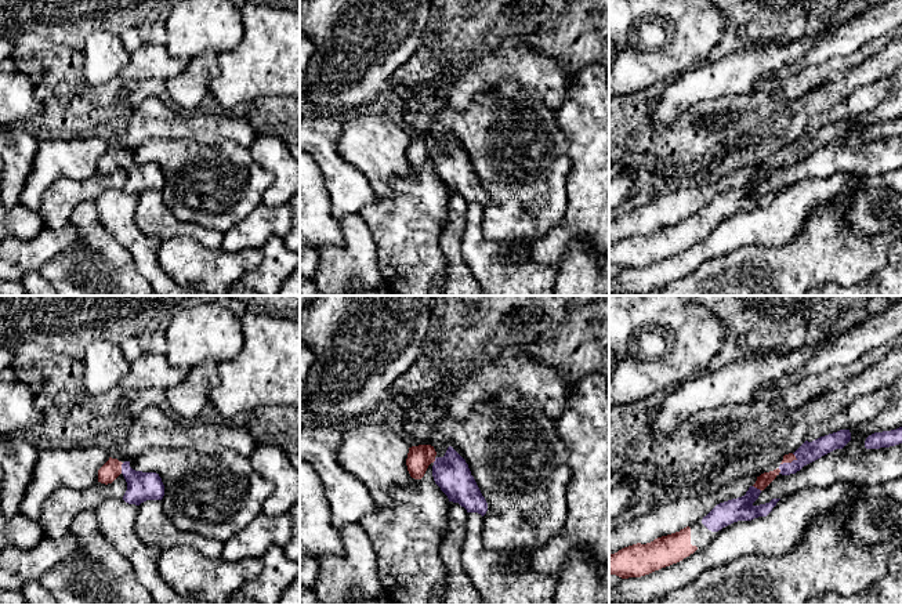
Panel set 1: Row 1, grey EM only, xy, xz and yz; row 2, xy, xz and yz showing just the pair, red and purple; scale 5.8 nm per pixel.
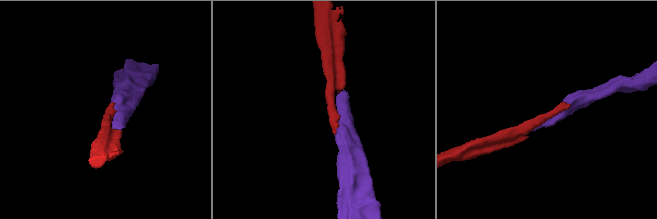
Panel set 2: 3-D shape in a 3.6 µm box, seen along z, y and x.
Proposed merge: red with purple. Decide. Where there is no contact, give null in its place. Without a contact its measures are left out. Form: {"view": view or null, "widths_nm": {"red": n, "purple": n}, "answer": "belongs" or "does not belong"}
{"view": "xy", "widths_nm": {"red": 110, "purple": 170}, "answer": "belongs"}

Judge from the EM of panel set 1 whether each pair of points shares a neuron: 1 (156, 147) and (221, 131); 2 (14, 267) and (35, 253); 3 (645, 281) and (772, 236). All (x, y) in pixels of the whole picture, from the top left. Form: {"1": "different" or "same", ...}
{"1": "different", "2": "same", "3": "same"}

